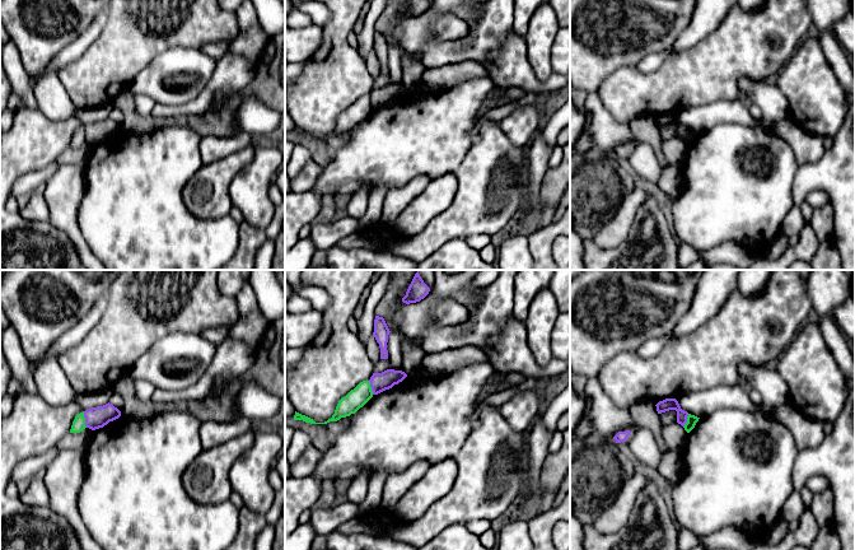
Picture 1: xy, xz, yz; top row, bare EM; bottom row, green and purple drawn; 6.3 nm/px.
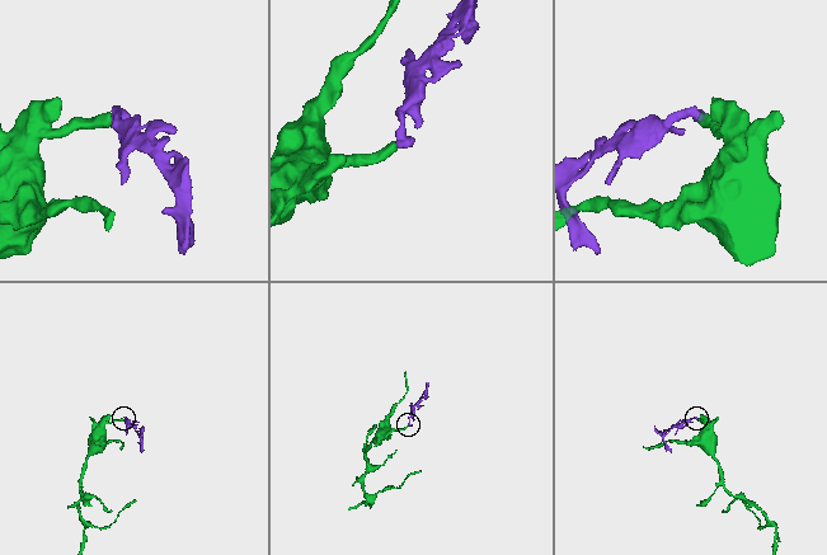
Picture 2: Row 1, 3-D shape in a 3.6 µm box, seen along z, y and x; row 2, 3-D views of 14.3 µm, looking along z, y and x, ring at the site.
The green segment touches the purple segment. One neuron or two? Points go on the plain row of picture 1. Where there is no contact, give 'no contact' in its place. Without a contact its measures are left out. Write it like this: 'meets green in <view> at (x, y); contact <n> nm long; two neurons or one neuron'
meets green in xy at (84, 134); contact 110 nm long; two neurons

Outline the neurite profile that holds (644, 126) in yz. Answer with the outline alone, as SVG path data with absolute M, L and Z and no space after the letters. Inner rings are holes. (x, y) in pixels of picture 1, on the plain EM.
M651 113L636 115L629 120L627 126L643 143L653 149L660 169L665 167L668 162L662 153L662 140L655 116Z

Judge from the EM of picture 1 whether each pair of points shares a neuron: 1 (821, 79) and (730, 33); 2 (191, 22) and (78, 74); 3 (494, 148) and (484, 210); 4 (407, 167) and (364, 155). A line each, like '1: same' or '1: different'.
1: different
2: same
3: same
4: same

